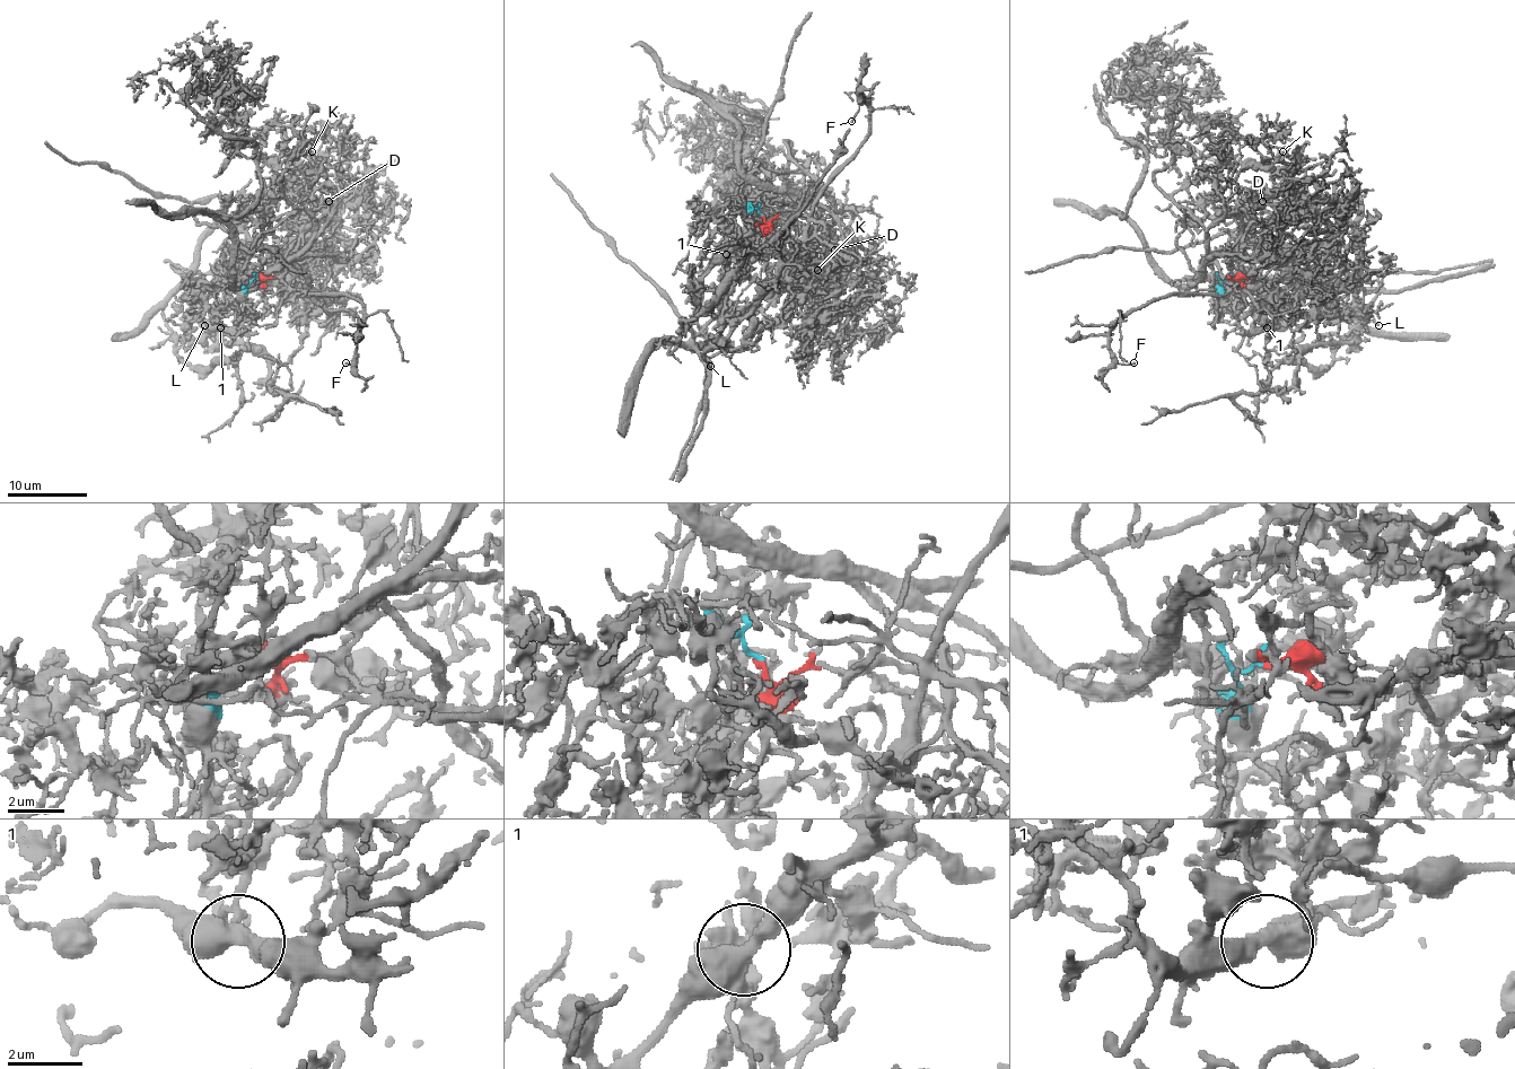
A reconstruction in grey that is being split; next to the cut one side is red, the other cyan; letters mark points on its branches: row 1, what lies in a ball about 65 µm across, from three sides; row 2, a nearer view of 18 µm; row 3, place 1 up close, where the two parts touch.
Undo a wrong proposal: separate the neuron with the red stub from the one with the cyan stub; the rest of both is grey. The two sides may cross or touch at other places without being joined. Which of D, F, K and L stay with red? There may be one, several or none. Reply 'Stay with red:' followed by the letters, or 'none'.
Stay with red: D, K

